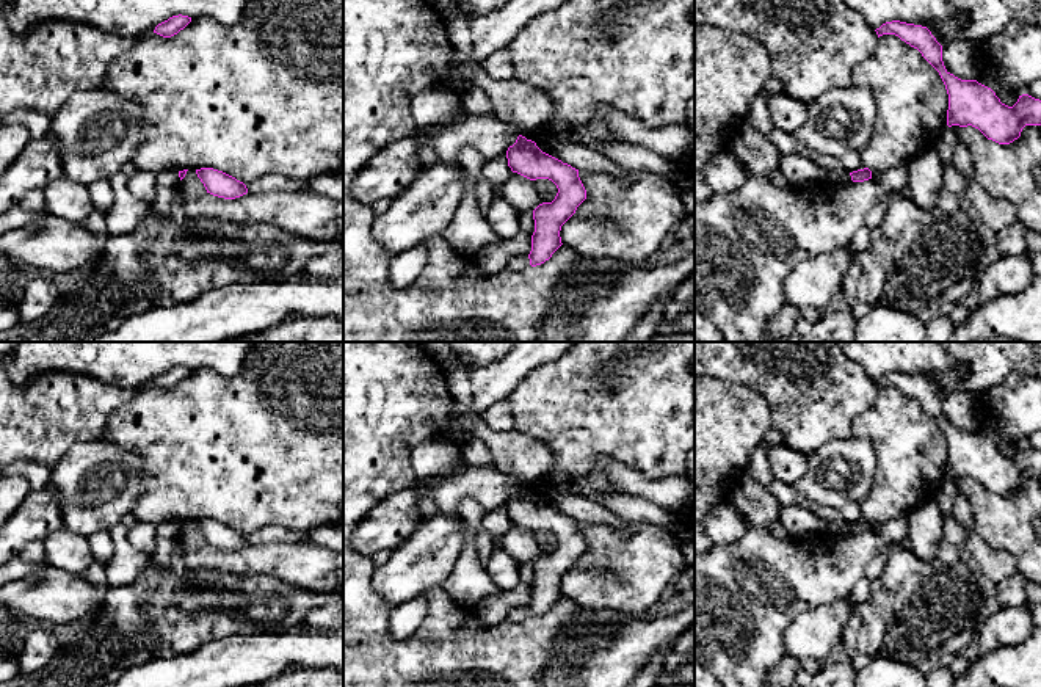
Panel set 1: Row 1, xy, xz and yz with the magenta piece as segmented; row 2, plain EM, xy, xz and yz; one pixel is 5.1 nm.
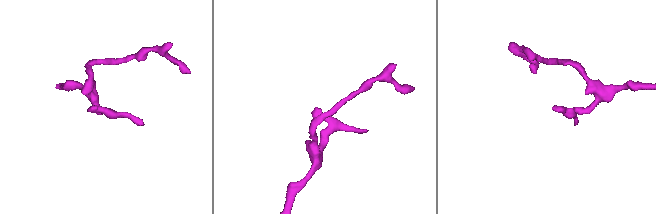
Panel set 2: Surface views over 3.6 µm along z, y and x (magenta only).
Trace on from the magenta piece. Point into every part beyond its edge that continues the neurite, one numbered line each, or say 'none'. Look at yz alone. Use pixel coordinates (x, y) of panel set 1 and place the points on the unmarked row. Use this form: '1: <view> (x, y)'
none

